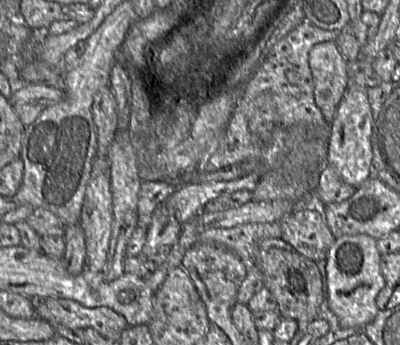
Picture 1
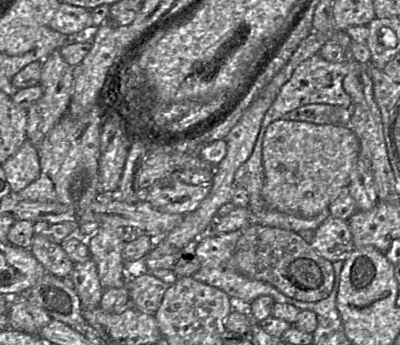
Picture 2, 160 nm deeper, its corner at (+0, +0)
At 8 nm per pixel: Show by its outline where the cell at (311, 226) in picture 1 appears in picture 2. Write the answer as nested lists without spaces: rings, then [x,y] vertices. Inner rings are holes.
[[[328,218],[314,232],[311,246],[323,258],[345,261],[356,249],[347,220]]]

